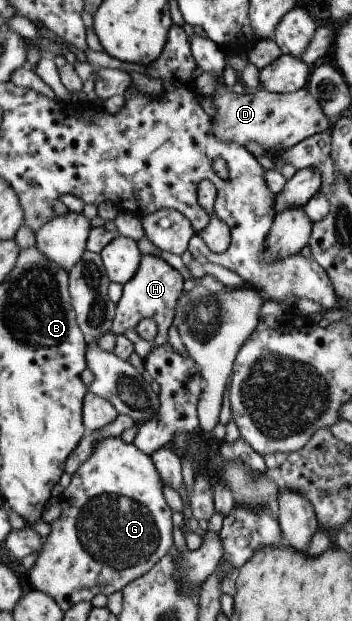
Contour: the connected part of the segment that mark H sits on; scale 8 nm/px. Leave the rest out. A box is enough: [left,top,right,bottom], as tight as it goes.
[112,254,183,361]

